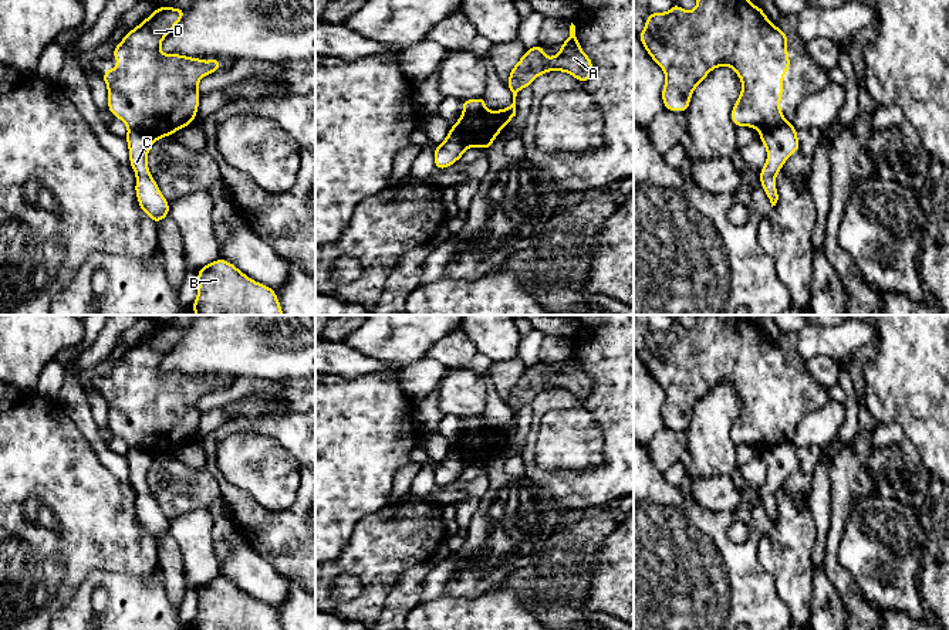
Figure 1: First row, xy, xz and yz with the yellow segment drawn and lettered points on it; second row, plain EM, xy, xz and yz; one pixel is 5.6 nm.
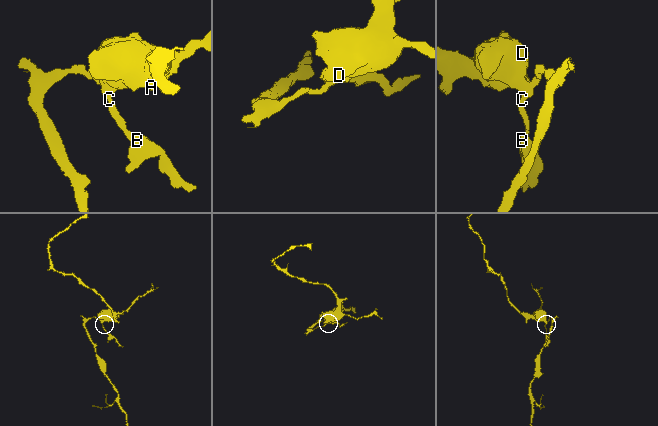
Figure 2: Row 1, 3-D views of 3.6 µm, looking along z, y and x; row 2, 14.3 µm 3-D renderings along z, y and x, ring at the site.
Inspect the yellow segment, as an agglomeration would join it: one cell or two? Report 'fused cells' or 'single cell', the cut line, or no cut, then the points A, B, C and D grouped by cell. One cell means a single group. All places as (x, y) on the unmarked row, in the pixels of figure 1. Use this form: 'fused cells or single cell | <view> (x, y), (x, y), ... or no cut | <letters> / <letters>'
fused cells | yz (790, 440), (760, 450) | A D / B C

